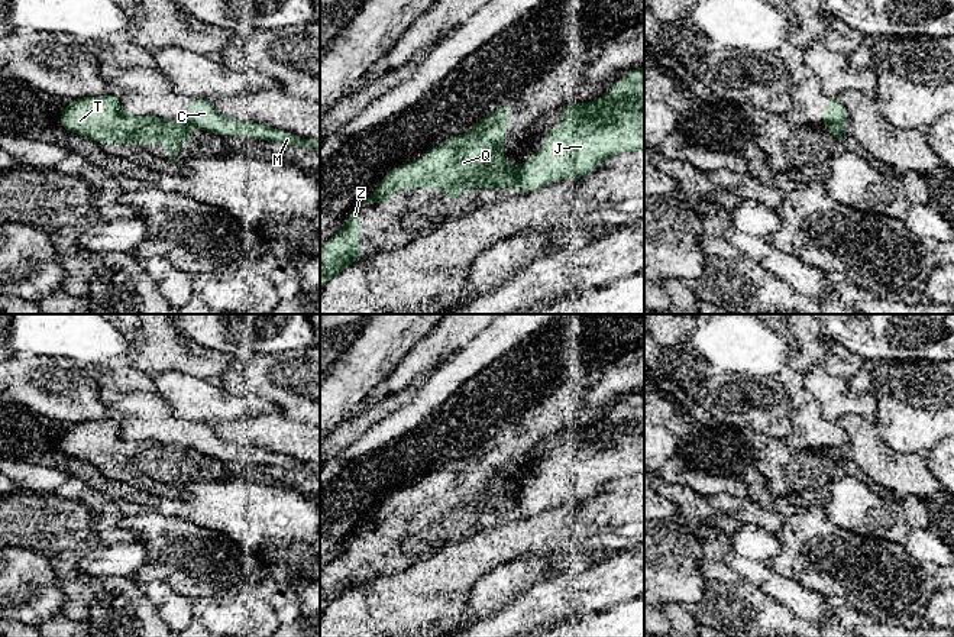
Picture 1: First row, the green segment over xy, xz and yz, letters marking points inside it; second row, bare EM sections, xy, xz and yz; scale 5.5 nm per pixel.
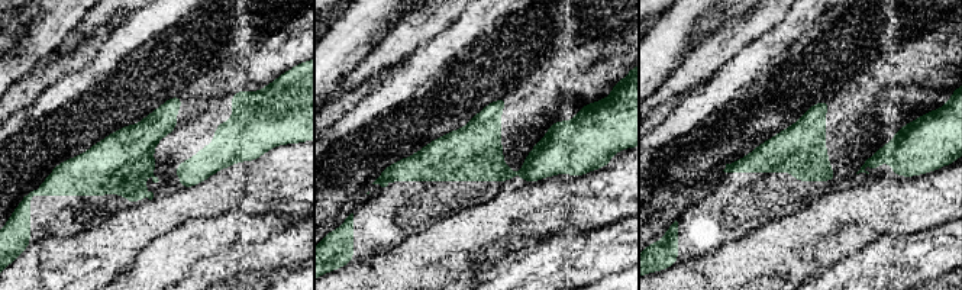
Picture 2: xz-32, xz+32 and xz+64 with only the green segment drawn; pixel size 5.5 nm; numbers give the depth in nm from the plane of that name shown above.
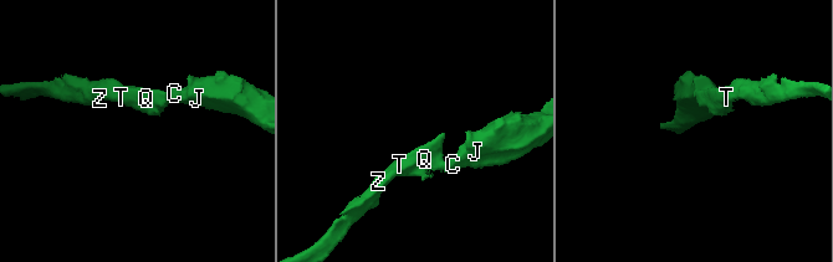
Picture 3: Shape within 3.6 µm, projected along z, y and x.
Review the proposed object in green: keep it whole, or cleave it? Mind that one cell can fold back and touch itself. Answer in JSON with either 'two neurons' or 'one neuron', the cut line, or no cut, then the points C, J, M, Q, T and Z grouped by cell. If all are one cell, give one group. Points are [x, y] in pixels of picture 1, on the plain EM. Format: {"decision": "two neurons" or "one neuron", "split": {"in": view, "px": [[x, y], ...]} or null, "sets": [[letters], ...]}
{"decision": "two neurons", "split": {"in": "xz", "px": [[508, 495], [514, 501], [513, 511]]}, "sets": [["C", "J", "M"], ["Q", "T", "Z"]]}

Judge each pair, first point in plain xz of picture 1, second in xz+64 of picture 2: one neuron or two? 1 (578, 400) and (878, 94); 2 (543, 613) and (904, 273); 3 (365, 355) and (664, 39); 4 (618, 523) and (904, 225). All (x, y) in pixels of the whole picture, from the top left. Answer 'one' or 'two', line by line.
1: two
2: one
3: one
4: one

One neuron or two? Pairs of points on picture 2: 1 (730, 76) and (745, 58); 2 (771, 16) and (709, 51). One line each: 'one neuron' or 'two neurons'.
1: one neuron
2: one neuron

